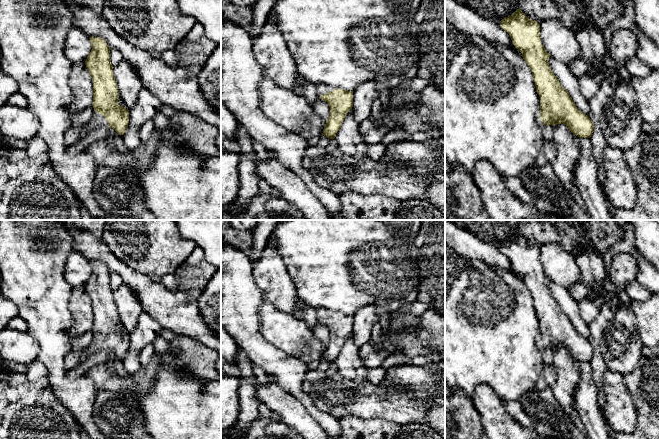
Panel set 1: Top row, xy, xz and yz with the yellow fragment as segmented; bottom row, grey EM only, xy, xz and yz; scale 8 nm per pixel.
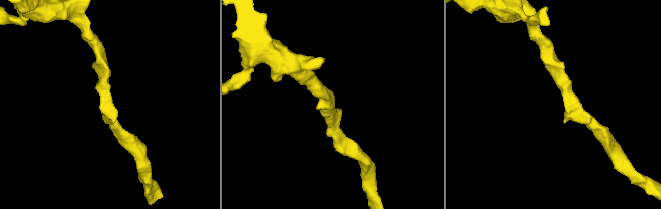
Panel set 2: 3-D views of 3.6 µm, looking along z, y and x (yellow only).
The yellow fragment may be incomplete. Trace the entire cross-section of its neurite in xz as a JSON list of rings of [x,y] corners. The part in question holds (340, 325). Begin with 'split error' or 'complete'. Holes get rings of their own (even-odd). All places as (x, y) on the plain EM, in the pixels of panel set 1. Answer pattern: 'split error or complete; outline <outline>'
split error; outline [[[326,309],[316,310],[318,321],[327,326],[330,331],[330,339],[323,353],[323,359],[334,363],[346,341],[346,338],[353,331],[353,315],[335,312],[329,314]]]

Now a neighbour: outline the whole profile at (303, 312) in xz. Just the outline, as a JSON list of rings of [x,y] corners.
[[[299,297],[296,300],[296,317],[304,321],[311,330],[319,322],[316,309],[308,307]]]

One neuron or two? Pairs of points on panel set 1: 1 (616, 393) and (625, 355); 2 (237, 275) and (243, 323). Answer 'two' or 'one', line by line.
1: two
2: one

